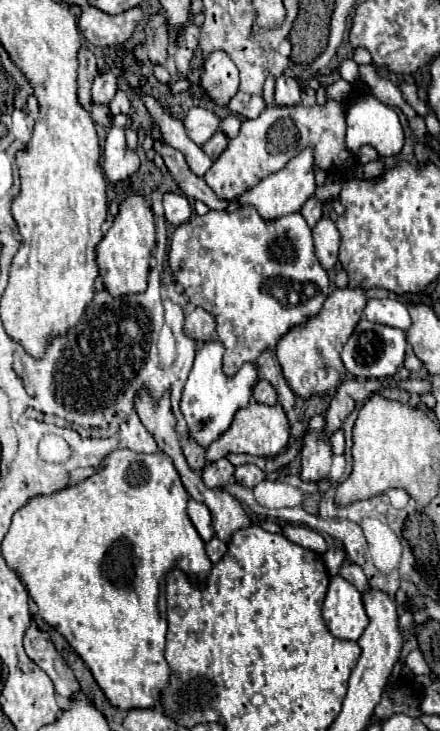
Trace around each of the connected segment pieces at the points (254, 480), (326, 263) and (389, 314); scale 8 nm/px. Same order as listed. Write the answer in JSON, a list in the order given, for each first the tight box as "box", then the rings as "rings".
[{"box":[234,463,264,487],"rings":[[[246,463],[246,465],[236,467],[234,477],[244,487],[256,487],[260,481],[264,481],[264,471],[254,463]]]},{"box":[312,217,340,269],"rings":[[[322,217],[316,227],[312,229],[314,245],[318,261],[324,269],[330,269],[338,261],[338,249],[340,249],[340,231],[336,229],[336,223],[330,217]]]},{"box":[364,299,410,331],"rings":[[[368,299],[364,315],[366,315],[366,319],[380,321],[382,325],[392,325],[402,331],[410,329],[408,309],[404,303],[400,303],[396,299]]]}]

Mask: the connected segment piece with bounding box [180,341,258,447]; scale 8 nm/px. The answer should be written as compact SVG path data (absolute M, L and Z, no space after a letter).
M206 341L198 345L196 349L196 361L188 375L180 409L188 421L190 437L198 441L202 447L208 447L228 425L232 423L232 417L236 409L242 409L252 399L252 389L258 383L258 363L244 363L236 375L228 377L222 369L222 355L224 345L220 341Z

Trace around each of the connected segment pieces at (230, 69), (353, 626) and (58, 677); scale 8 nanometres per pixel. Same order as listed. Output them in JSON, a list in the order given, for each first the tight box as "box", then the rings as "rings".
[{"box":[198,51,238,109],"rings":[[[212,51],[202,65],[198,85],[206,91],[210,105],[224,109],[238,93],[238,69],[224,51]]]},{"box":[322,575,368,641],"rings":[[[340,575],[330,577],[322,617],[330,633],[338,639],[356,641],[368,625],[360,591]]]},{"box":[24,623,82,699],"rings":[[[32,623],[24,635],[24,649],[26,655],[48,673],[52,679],[56,693],[70,699],[76,693],[82,693],[78,681],[74,679],[72,669],[66,665],[62,655],[56,651],[50,633],[46,629],[40,629],[38,623]]]}]

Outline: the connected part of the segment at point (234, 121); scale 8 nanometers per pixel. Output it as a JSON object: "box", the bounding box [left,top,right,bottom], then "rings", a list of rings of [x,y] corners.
{"box":[220,113,240,137],"rings":[[[230,113],[222,123],[220,123],[220,129],[226,133],[226,137],[234,137],[238,131],[240,131],[240,117],[238,115],[234,115],[234,113]]]}

